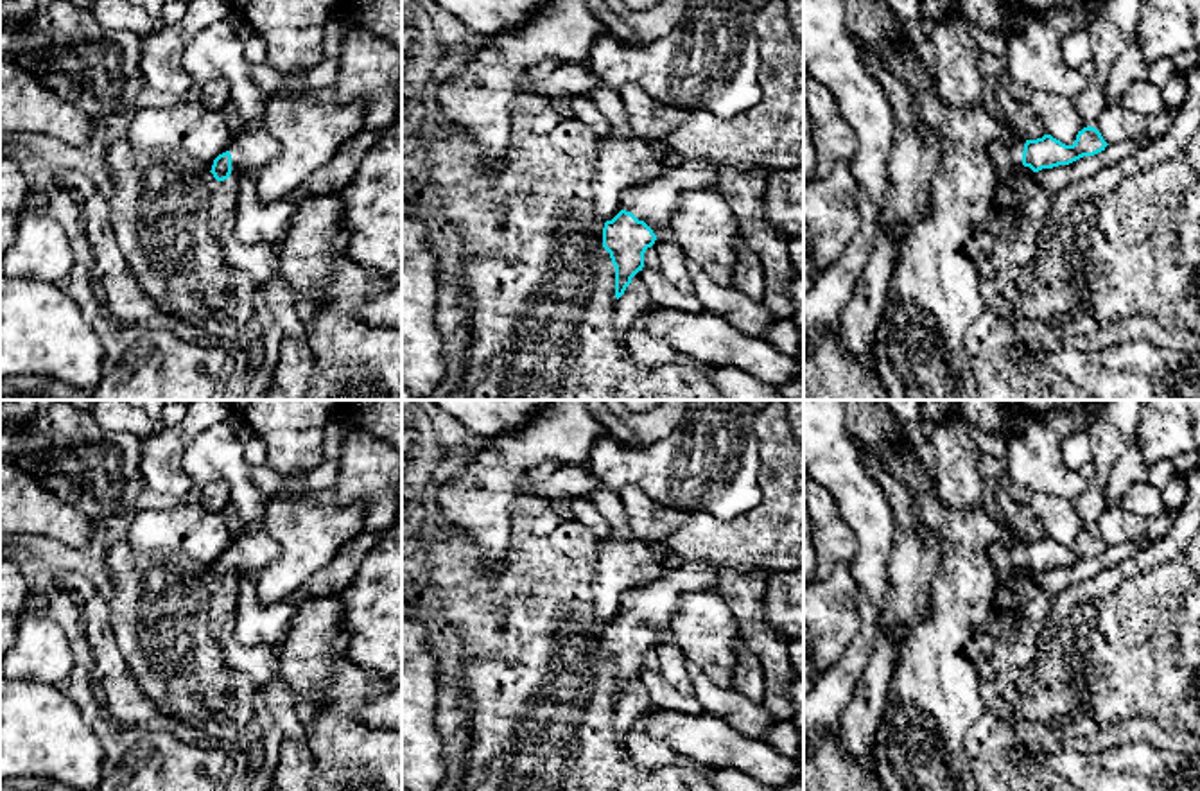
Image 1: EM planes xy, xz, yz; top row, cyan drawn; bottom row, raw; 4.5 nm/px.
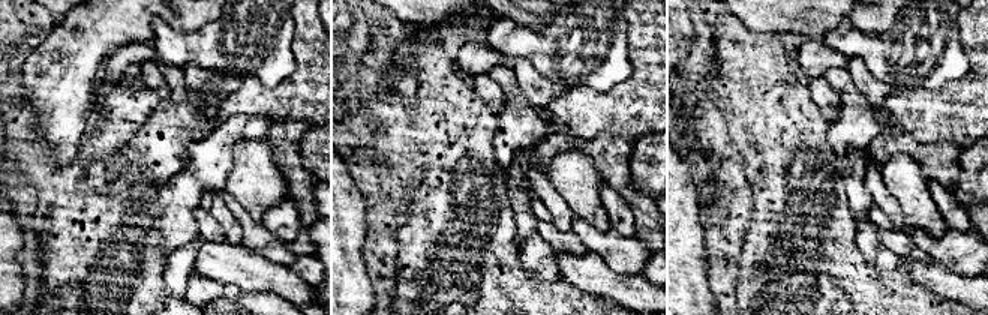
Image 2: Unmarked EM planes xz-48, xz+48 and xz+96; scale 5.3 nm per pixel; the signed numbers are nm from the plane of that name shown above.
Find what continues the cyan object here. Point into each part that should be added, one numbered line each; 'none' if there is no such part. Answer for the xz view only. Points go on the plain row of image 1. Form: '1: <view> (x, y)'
1: xz (655, 605)

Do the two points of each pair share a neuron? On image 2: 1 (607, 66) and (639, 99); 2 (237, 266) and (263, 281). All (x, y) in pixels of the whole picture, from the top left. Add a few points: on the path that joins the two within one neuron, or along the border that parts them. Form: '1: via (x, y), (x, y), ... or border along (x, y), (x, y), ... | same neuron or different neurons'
1: border along (630, 47), (628, 77), (606, 89), (586, 86) | different neurons
2: via (243, 270), (257, 275) | same neuron

